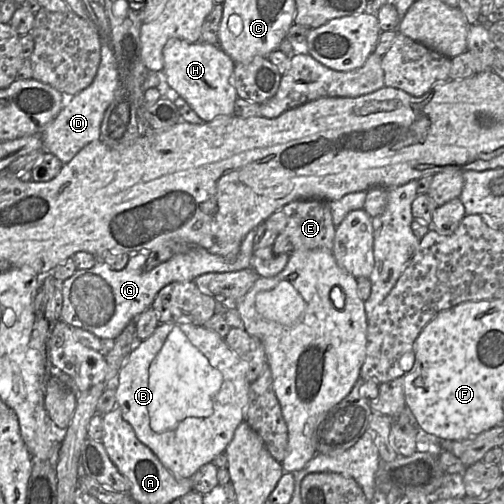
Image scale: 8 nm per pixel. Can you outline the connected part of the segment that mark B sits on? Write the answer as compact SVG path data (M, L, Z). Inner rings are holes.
M160 323L150 337L137 341L128 354L125 363L120 368L116 381L116 406L120 408L123 419L132 426L138 440L153 451L163 466L168 469L176 479L190 479L199 468L212 462L220 453L225 452L226 447L233 438L236 428L244 421L245 409L249 399L250 383L247 380L246 362L229 348L224 338L218 333L206 326L198 326L192 323Z

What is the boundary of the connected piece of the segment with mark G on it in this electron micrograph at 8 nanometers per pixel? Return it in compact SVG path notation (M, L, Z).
M255 230L245 237L240 252L232 259L213 254L202 247L194 247L188 253L177 254L149 271L144 270L149 250L128 254L127 265L119 271L98 260L92 268L77 269L70 278L60 283L63 297L60 319L71 327L93 333L101 340L113 340L127 325L135 323L137 317L152 305L158 292L166 285L194 281L207 273L226 273L252 267L254 236Z

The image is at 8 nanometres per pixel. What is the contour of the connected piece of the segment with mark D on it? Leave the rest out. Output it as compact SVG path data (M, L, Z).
M90 2L97 17L99 36L101 40L101 59L97 73L92 83L78 92L67 97L58 115L44 128L41 133L43 151L56 156L61 163L67 164L87 144L100 139L100 128L104 113L115 98L119 86L119 75L114 51L111 47L111 28L102 2Z

